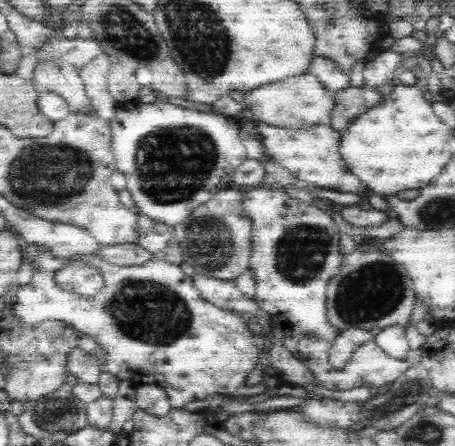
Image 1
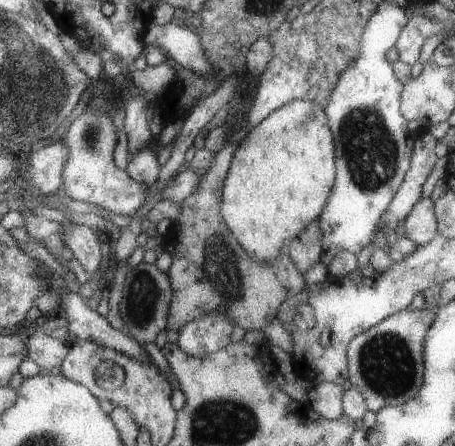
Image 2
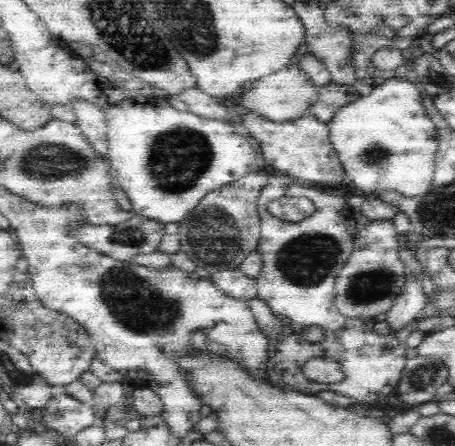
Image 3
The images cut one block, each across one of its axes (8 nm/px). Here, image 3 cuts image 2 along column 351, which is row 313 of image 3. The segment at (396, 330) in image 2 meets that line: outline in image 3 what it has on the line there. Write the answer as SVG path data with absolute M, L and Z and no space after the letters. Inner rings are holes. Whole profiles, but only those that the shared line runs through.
M390 220L370 222L356 236L356 248L350 256L346 268L340 272L336 280L336 304L344 316L368 316L376 318L380 314L388 314L394 298L400 294L406 278L404 264L400 262L398 252L402 250L396 236L396 226Z

